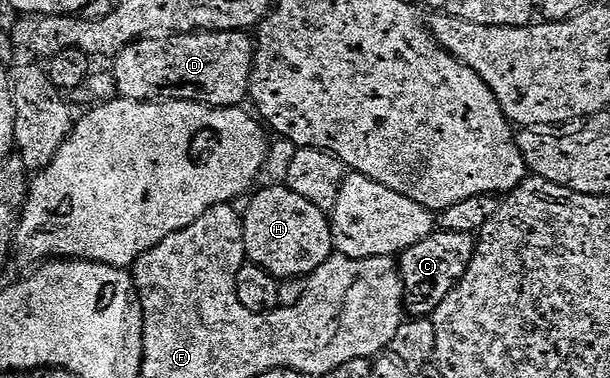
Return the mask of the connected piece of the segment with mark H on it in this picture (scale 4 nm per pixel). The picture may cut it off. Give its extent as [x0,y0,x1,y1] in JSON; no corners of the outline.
[242,184,335,280]

